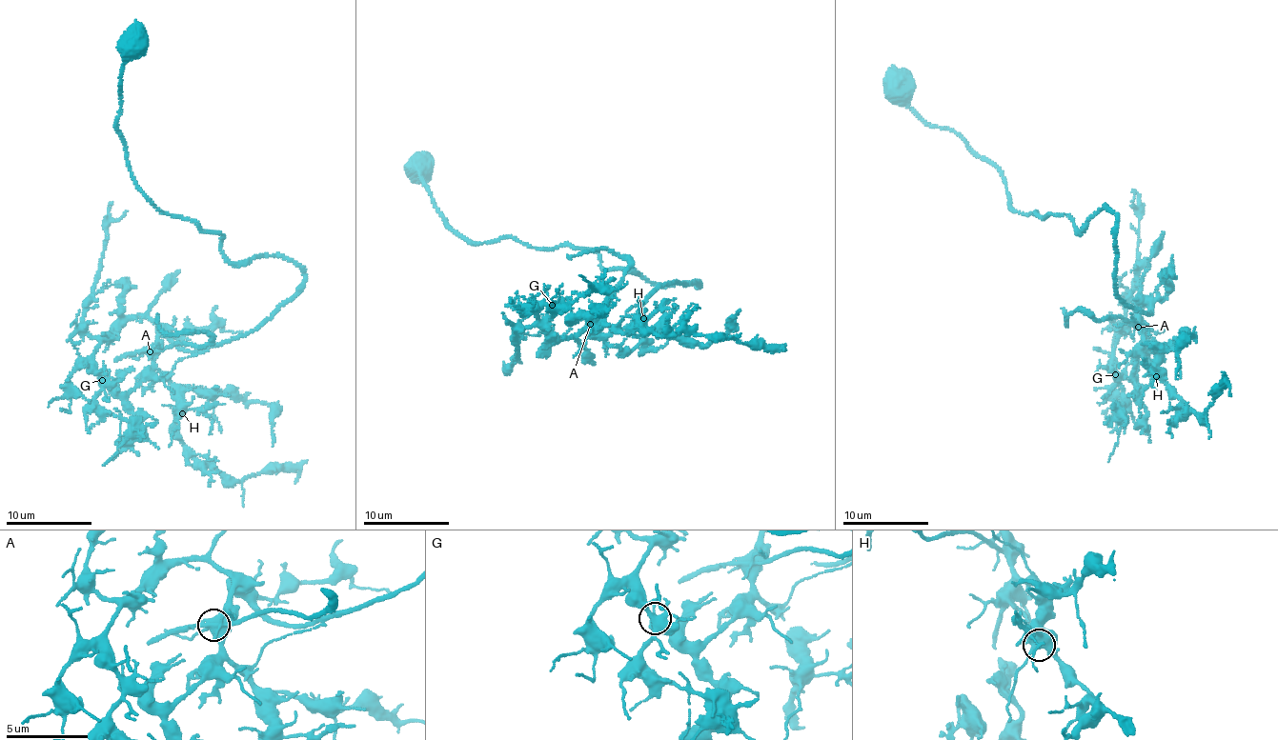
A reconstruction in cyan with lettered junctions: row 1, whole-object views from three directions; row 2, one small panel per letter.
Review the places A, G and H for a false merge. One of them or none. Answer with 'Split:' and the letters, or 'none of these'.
Split: A

